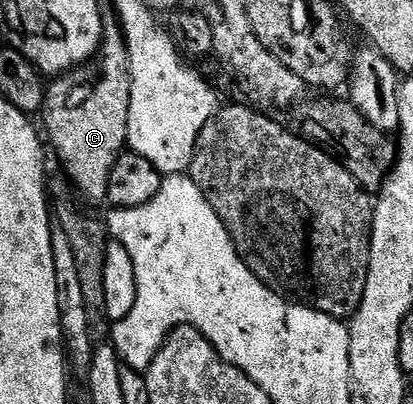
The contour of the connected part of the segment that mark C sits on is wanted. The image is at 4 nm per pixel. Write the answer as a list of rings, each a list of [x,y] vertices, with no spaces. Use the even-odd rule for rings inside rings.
[[[108,46],[102,47],[100,51],[96,53],[88,62],[82,63],[80,66],[56,77],[57,80],[54,84],[50,83],[48,85],[47,91],[45,93],[45,102],[41,106],[41,111],[39,113],[39,119],[45,123],[44,135],[47,137],[49,135],[48,143],[51,145],[53,143],[53,148],[57,151],[57,160],[61,163],[61,168],[63,171],[69,175],[69,180],[71,183],[77,187],[76,195],[80,197],[82,201],[90,200],[91,203],[97,204],[102,203],[105,200],[105,195],[107,194],[107,178],[111,178],[111,166],[115,166],[118,156],[122,152],[126,151],[128,138],[128,104],[129,95],[131,94],[131,84],[132,79],[129,77],[129,64],[128,64],[128,50],[124,46],[118,46],[118,48],[108,48]]]

